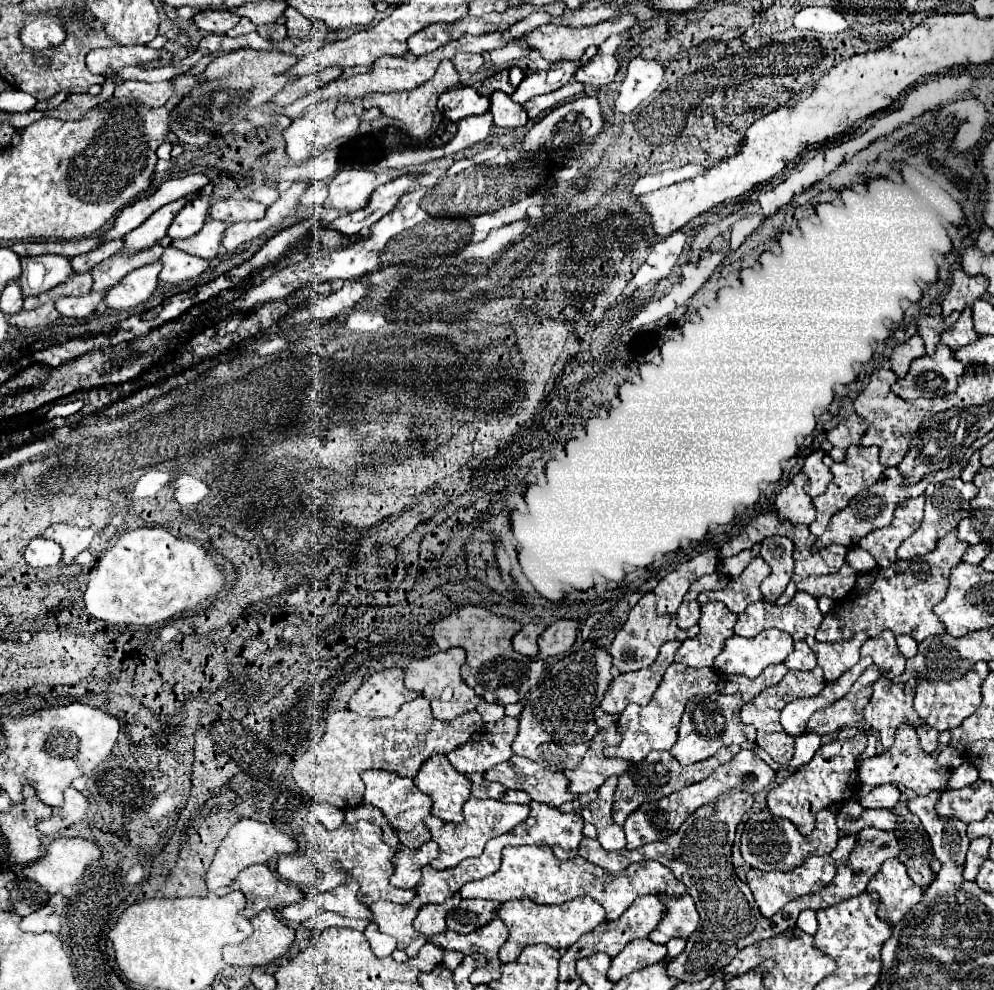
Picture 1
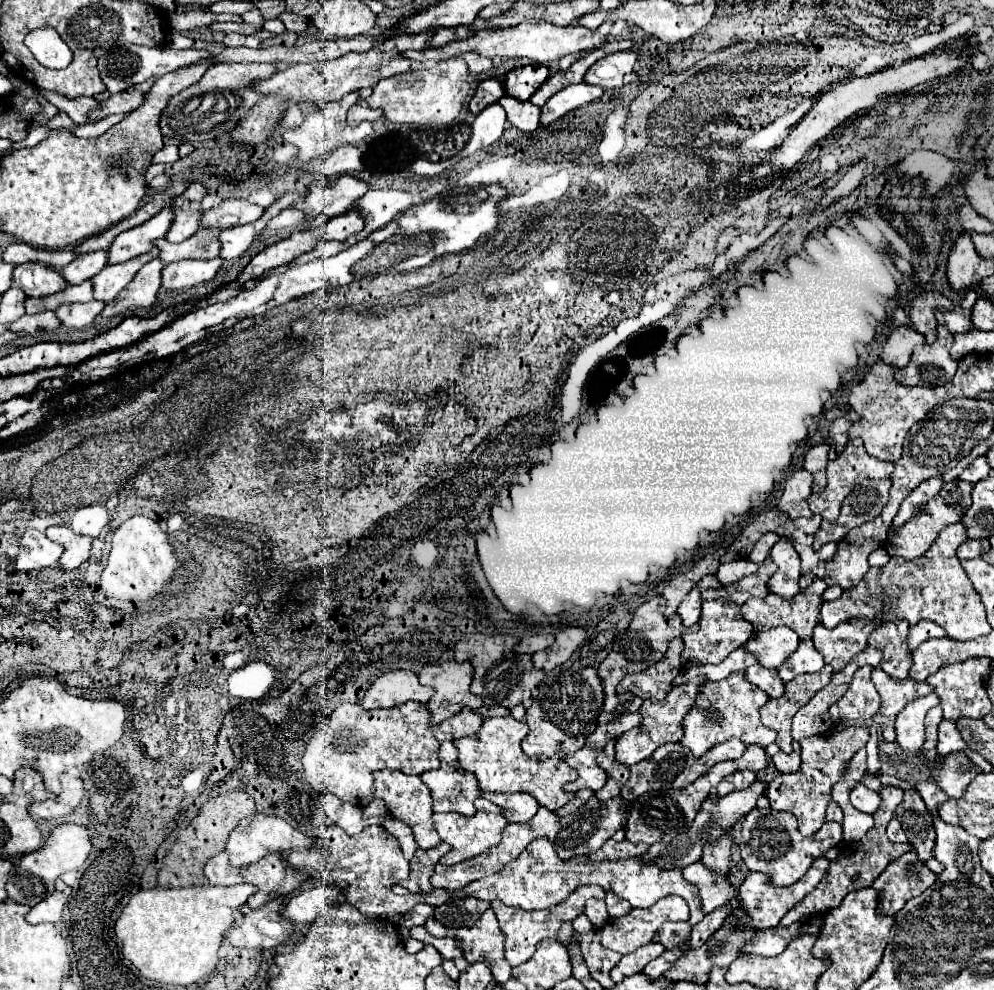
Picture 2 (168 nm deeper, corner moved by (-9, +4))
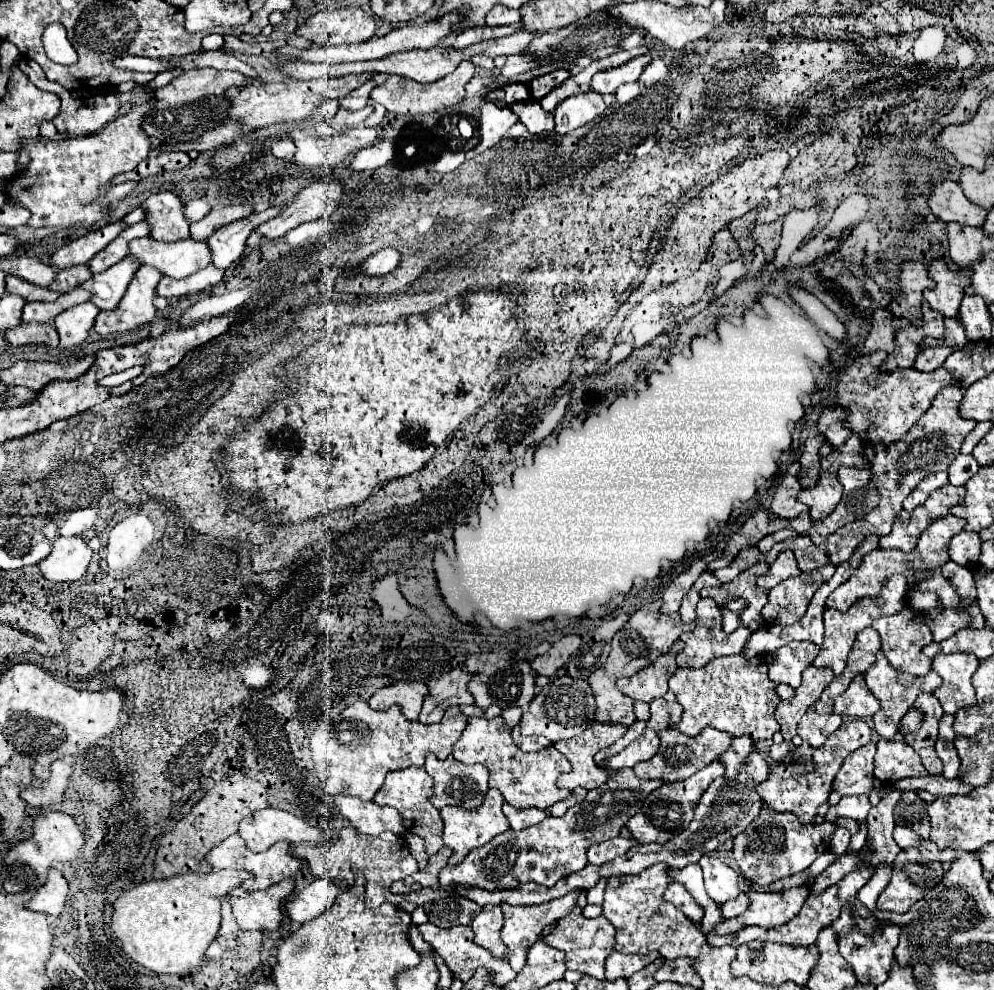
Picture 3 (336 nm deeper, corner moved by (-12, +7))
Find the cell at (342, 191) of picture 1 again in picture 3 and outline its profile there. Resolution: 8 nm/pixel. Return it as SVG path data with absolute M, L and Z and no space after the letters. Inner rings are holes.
M314 182L298 192L294 204L286 206L286 210L282 210L276 218L264 222L256 228L256 232L266 238L282 238L286 232L304 222L332 214L344 202L344 196L346 190L340 182Z

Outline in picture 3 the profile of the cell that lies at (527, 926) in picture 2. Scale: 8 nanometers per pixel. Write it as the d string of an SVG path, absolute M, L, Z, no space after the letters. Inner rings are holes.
M572 890L568 892L564 898L544 902L544 904L536 904L536 906L510 906L510 904L500 904L502 912L504 912L504 928L502 928L502 940L508 946L508 964L520 972L520 968L526 964L526 954L530 950L530 946L540 938L544 926L565 917L576 904L576 898L580 896L582 890Z

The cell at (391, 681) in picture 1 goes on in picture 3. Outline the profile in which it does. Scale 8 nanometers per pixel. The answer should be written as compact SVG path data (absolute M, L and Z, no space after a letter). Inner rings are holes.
M398 680L384 688L380 688L368 704L374 710L388 710L390 706L398 704L408 720L416 720L424 702L424 696L428 694L428 686L424 682L416 680Z

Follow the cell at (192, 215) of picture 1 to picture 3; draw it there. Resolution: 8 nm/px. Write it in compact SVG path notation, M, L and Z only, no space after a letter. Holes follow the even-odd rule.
M160 192L142 202L146 222L152 226L150 236L160 242L178 242L190 236L190 224L184 216L184 202L174 192Z

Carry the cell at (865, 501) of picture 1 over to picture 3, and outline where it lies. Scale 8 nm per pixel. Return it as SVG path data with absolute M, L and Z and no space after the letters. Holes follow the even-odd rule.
M840 468L838 480L844 486L842 500L838 502L836 510L822 520L816 520L812 528L806 532L814 544L822 544L828 540L836 528L842 528L850 522L862 520L880 504L880 492L872 484L870 470L854 470L854 468Z

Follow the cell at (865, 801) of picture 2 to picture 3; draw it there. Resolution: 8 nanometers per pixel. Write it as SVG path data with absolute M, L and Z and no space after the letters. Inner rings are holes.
M866 794L842 796L838 806L834 806L834 808L830 808L826 812L826 820L834 822L838 816L844 816L844 818L852 818L852 820L864 822L866 816L868 816L868 810L870 810L870 800L868 800Z

